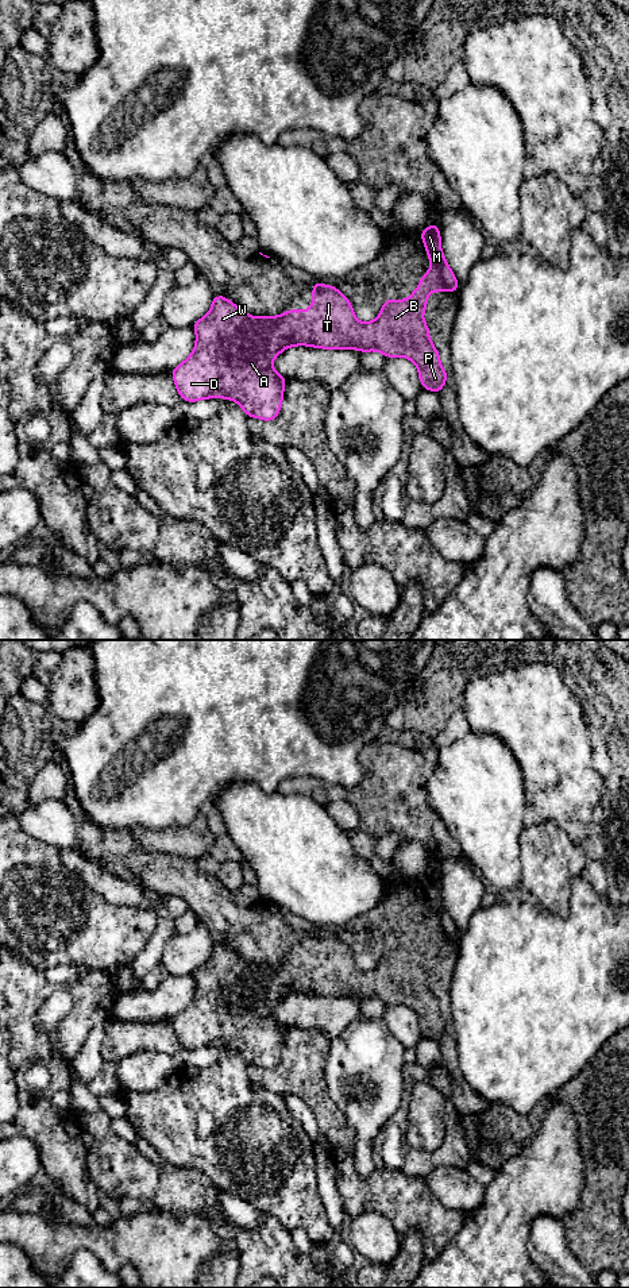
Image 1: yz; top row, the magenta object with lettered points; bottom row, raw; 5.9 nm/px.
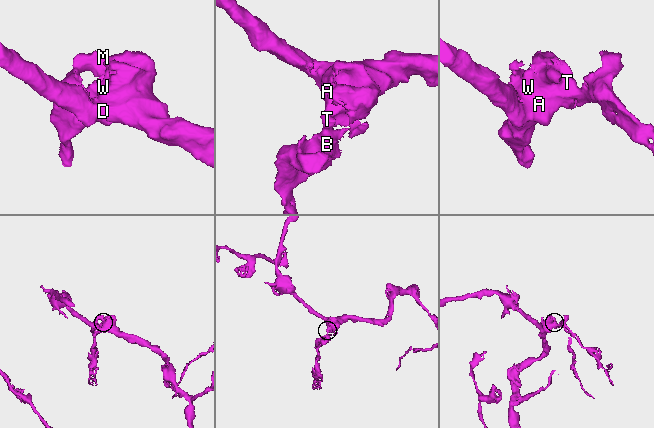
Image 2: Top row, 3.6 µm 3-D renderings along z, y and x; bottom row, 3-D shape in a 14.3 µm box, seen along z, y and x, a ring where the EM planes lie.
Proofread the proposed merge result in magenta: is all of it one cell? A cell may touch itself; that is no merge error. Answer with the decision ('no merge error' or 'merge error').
no merge error

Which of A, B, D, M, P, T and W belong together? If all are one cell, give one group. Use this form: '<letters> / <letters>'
A B D M P T W

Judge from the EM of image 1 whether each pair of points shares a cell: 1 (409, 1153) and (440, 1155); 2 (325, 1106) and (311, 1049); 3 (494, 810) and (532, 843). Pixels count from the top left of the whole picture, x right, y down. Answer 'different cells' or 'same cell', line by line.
1: same cell
2: same cell
3: different cells

